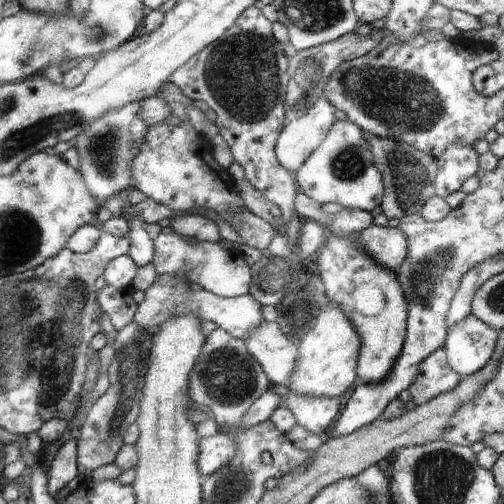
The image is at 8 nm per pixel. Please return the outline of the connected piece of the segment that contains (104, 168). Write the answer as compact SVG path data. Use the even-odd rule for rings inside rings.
M129 103L108 118L96 120L83 134L76 136L76 149L79 152L79 172L83 174L87 189L96 201L103 204L109 196L135 188L132 165L141 147L147 142L151 130L143 120L143 105Z

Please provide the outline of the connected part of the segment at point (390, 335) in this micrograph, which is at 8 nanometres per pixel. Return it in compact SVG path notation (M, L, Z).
M329 232L315 263L319 266L327 299L340 306L360 336L357 377L364 383L382 382L390 376L405 342L408 306L395 272L376 264L360 248L356 236L336 236Z

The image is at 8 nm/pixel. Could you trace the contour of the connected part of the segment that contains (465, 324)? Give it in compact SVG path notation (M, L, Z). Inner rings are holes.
M470 314L450 327L443 347L448 366L464 378L480 371L492 358L498 331Z

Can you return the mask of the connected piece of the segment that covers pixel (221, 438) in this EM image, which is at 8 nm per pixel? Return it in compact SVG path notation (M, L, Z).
M217 433L200 439L198 468L200 468L202 479L214 474L218 468L226 466L226 462L230 462L234 454L236 454L236 444L230 436Z

